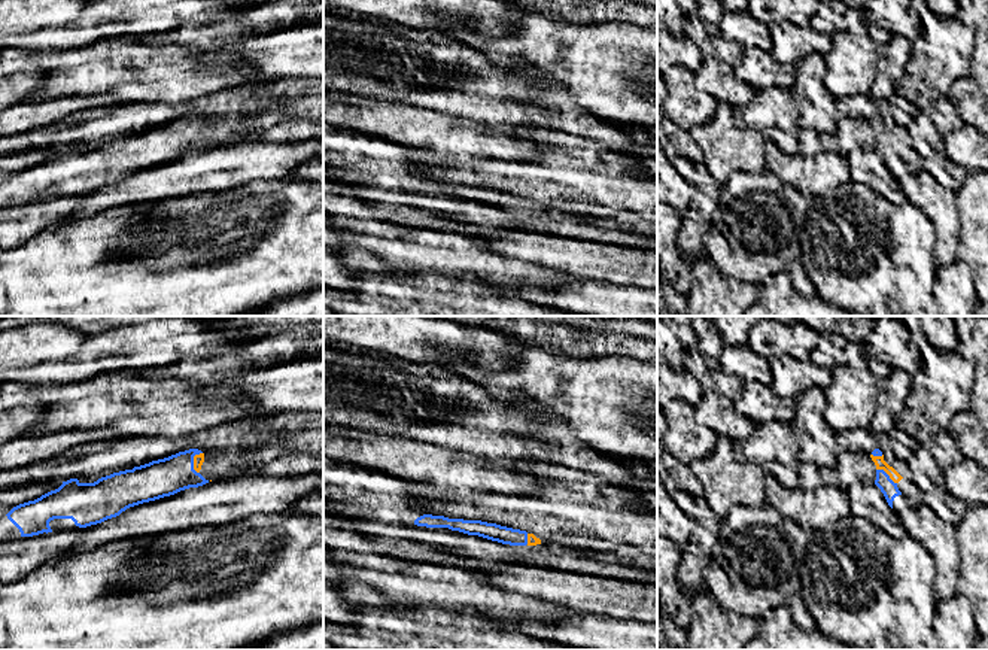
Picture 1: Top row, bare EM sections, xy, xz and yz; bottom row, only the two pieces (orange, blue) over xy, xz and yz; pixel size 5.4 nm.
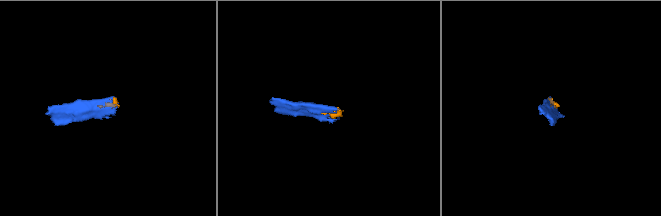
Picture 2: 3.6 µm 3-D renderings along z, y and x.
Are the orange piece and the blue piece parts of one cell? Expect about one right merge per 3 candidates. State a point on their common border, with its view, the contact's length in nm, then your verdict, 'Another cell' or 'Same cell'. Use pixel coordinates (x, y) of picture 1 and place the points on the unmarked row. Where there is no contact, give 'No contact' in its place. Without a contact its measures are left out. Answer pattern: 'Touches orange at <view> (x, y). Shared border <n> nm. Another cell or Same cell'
Touches orange at xy (194, 127). Shared border 120 nm. Same cell

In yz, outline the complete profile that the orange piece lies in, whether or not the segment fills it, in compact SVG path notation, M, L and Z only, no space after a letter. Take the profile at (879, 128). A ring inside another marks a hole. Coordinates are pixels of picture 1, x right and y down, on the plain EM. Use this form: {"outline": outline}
{"outline": "M875 115L870 121L876 131L876 146L875 151L884 160L888 171L893 174L893 167L896 162L902 161L897 149L903 145L893 133L884 127L884 121L879 115Z"}

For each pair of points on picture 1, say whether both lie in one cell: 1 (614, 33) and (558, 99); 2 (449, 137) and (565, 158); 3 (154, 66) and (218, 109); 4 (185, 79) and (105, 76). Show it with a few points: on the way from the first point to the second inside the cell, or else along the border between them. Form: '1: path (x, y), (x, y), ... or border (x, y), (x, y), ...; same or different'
1: border (532, 82), (541, 87), (559, 84), (592, 112); different
2: border (508, 134), (537, 140), (541, 157); different
3: border (233, 87), (173, 106); different
4: path (166, 76), (124, 76); same

